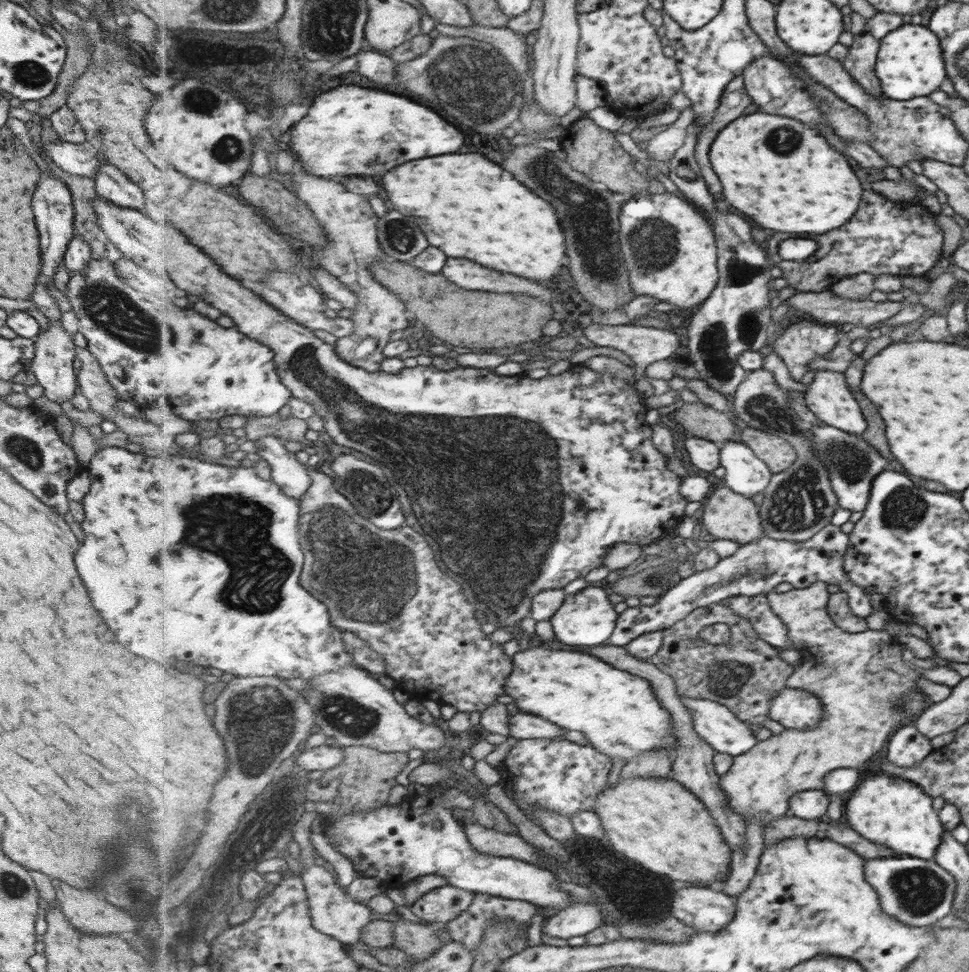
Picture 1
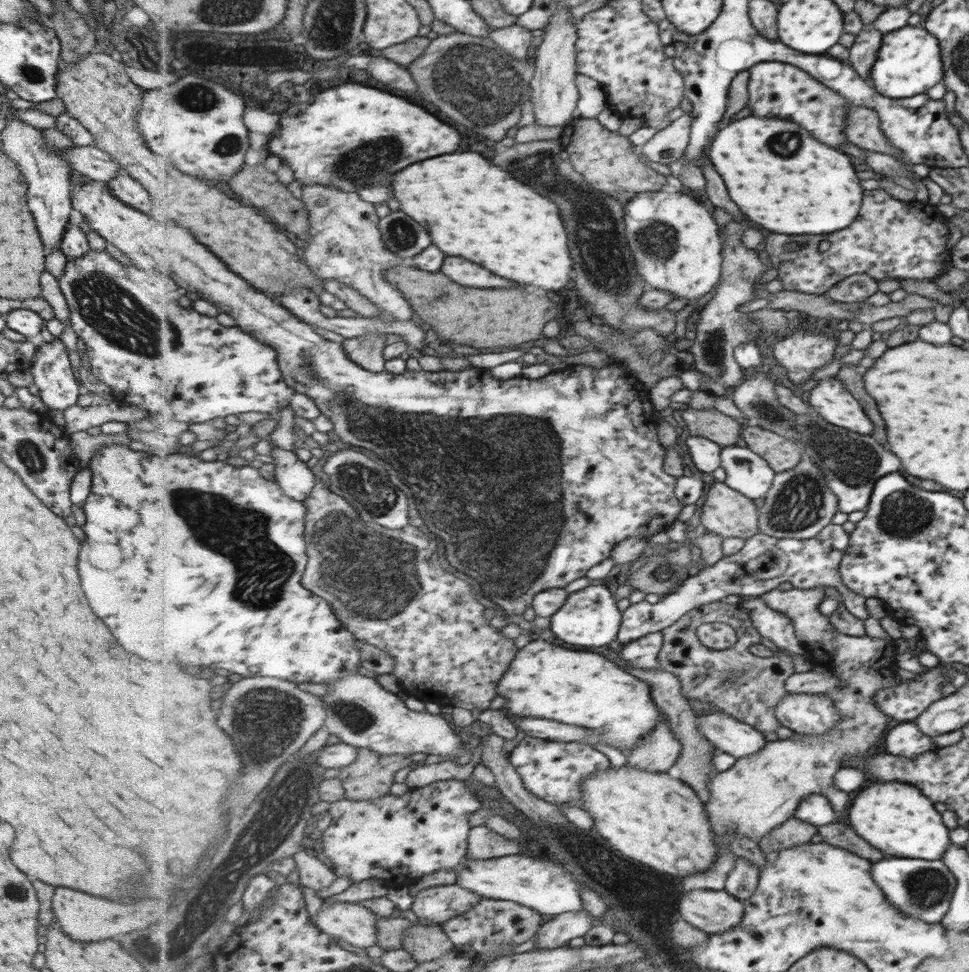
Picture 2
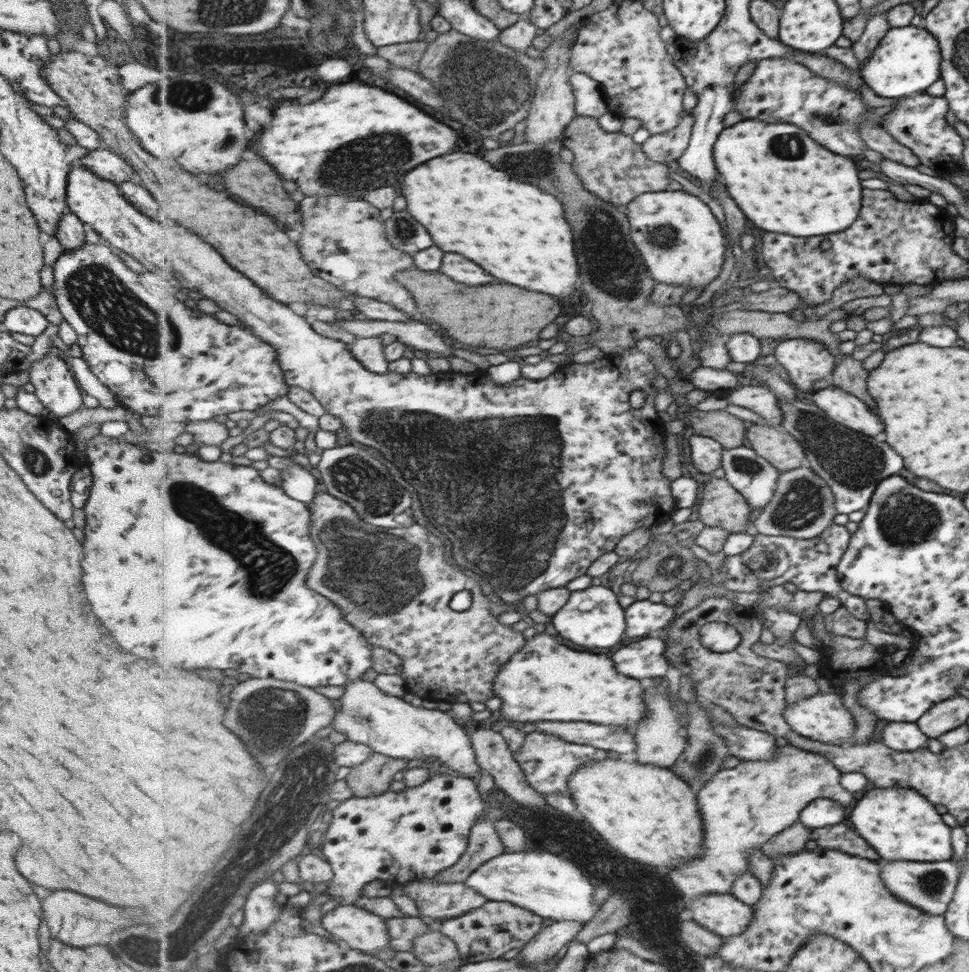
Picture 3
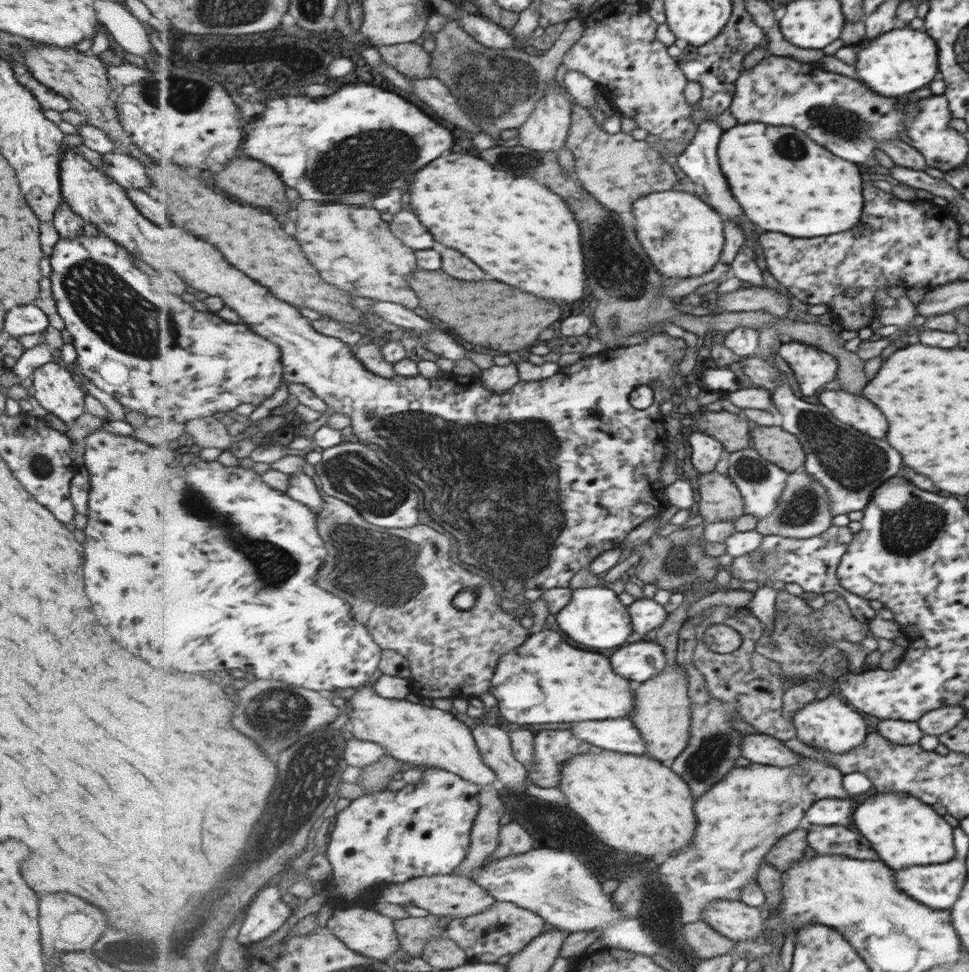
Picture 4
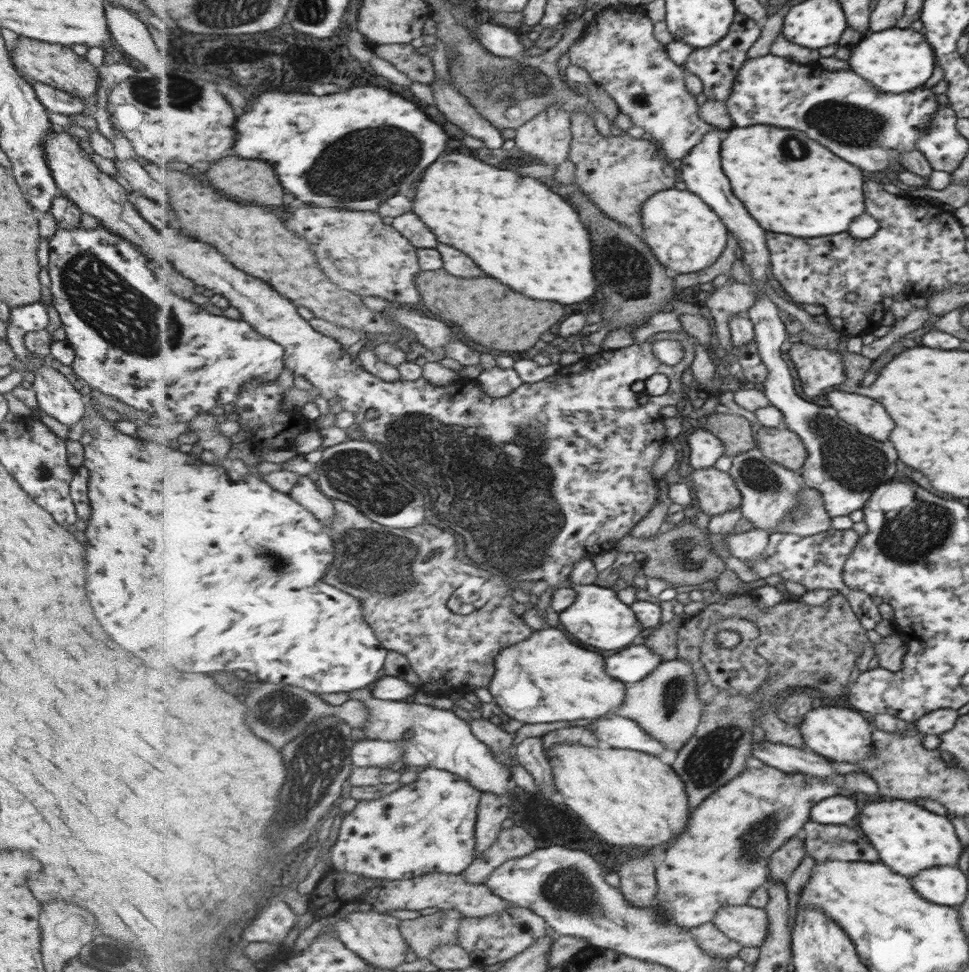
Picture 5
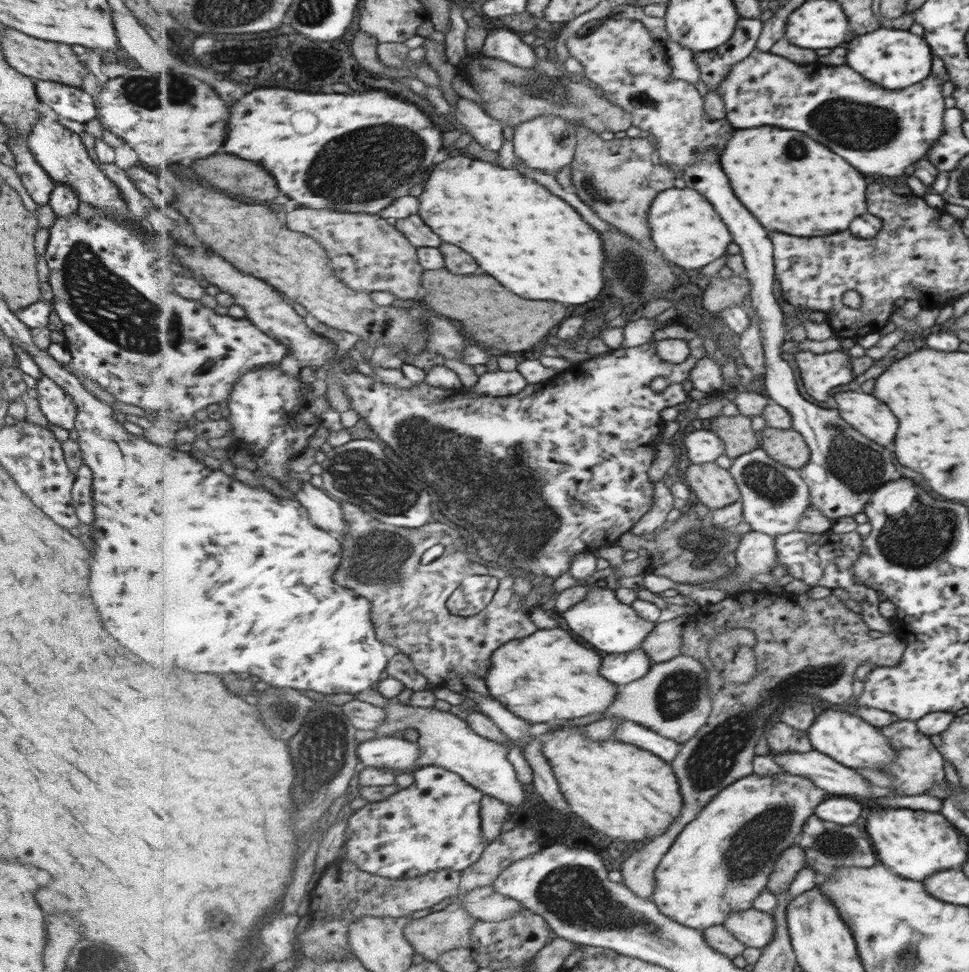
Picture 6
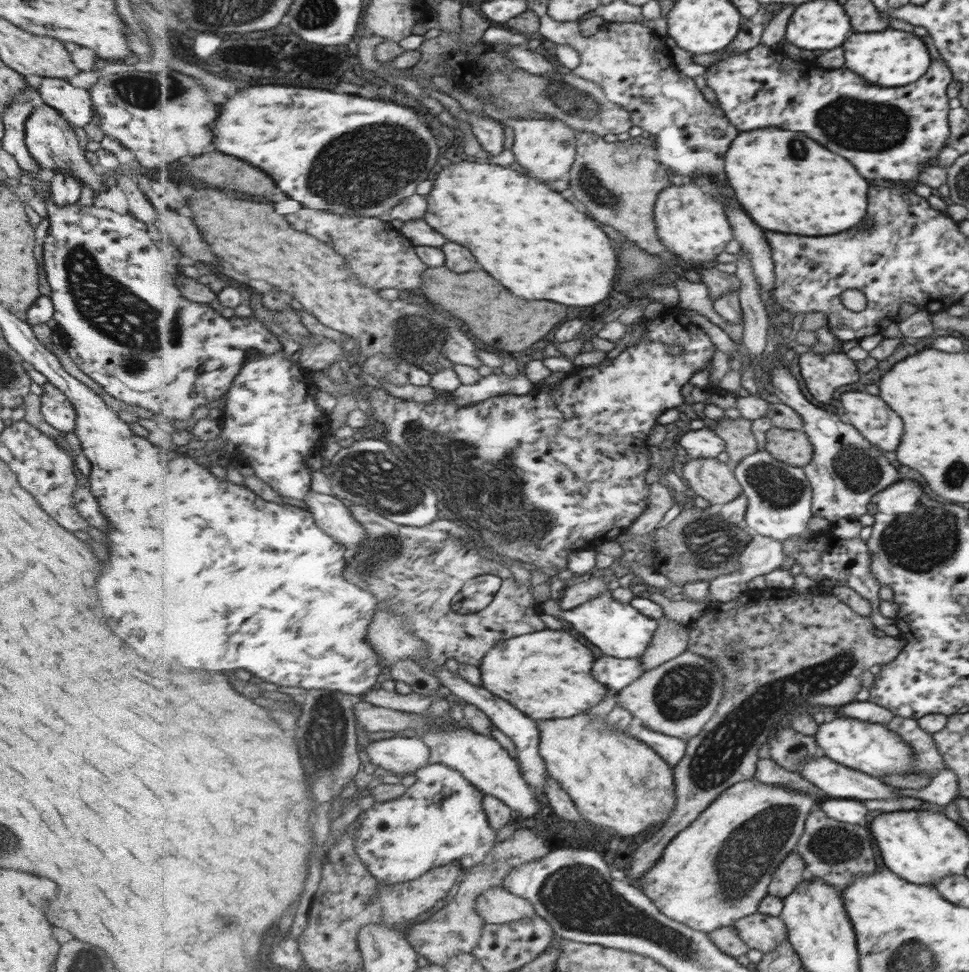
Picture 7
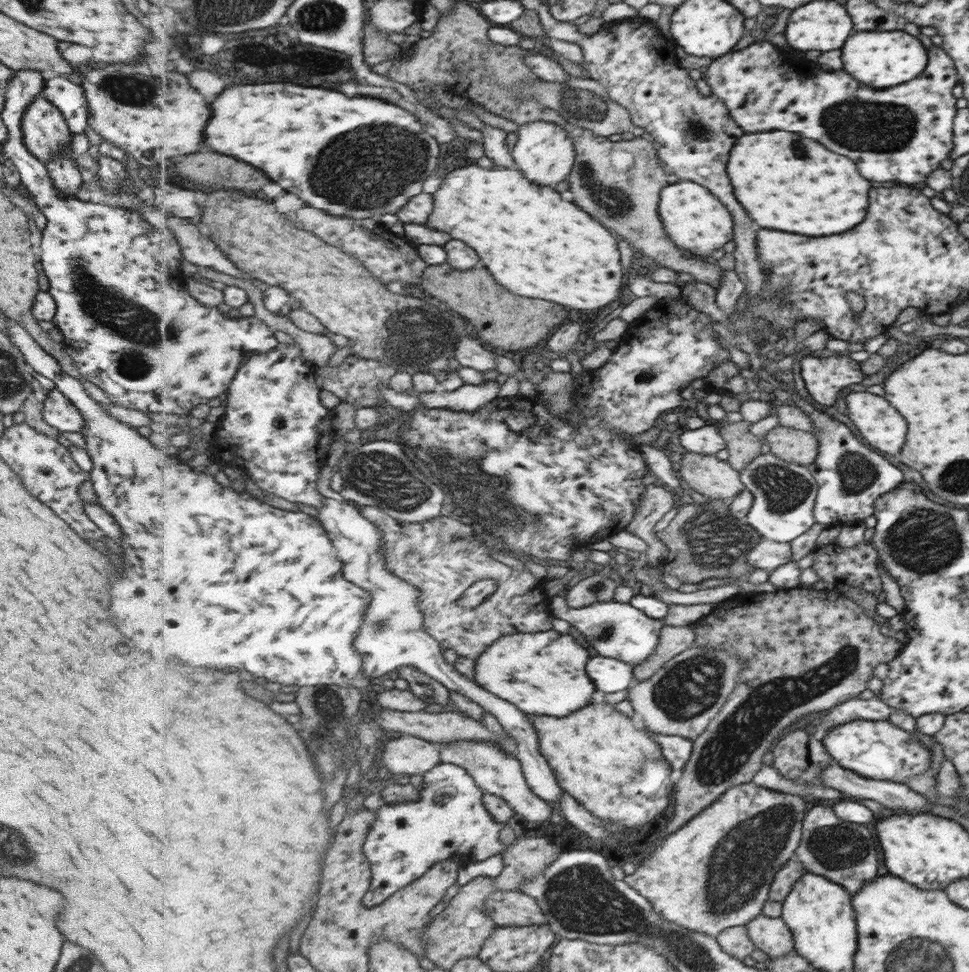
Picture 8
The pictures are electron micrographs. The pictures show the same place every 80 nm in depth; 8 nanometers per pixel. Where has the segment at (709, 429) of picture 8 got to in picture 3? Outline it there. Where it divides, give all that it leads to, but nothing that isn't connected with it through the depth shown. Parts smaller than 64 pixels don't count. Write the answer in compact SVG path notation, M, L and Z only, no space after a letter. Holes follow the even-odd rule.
M692 435L689 439L694 466L702 473L715 472L722 467L724 447L711 437Z

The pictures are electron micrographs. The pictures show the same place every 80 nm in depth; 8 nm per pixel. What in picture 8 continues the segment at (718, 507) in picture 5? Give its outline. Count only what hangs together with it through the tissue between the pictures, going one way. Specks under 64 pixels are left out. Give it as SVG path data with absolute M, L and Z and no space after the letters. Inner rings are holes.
M687 452L679 470L682 479L707 498L732 500L746 489L739 470L715 455Z

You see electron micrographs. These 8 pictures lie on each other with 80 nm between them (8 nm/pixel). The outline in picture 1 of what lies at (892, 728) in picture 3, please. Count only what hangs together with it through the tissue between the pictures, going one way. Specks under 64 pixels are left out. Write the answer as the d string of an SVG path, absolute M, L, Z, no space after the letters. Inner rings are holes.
M911 725L899 727L890 742L887 743L885 758L901 768L917 766L933 750L931 740L925 735L919 734Z

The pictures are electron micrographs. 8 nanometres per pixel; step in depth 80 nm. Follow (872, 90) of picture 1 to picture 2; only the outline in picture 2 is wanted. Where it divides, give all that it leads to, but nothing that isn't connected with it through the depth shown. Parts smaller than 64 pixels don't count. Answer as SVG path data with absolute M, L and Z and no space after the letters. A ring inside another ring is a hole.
M867 24L867 29L861 29L855 36L853 44L848 48L848 58L845 62L856 72L859 78L869 80L871 64L875 62L875 52L881 44L881 34Z

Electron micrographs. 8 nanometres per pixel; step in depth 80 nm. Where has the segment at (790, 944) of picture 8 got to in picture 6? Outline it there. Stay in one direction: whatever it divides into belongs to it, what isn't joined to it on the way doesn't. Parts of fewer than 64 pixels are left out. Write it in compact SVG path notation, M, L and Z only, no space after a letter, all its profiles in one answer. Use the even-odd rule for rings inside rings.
M753 907L732 912L728 917L723 926L747 947L765 948L777 936L777 921L771 913Z

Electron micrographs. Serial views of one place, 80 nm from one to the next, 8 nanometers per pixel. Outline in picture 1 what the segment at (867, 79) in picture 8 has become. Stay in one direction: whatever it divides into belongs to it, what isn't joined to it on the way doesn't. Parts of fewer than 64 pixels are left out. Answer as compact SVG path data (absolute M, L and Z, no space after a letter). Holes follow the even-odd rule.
M907 23L881 38L875 60L875 76L881 82L882 94L886 98L909 100L916 96L928 96L936 88L943 88L943 84L947 84L948 72L945 70L941 44L939 38L929 30L924 23Z

